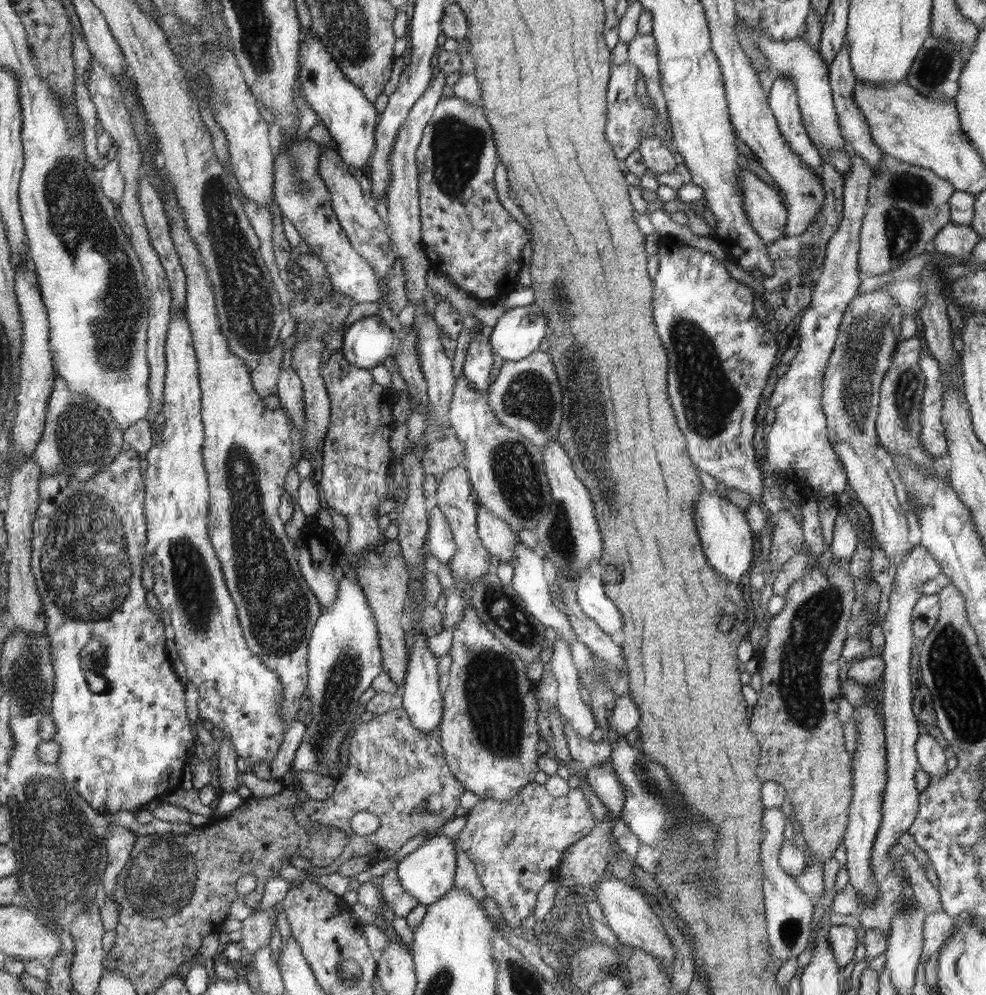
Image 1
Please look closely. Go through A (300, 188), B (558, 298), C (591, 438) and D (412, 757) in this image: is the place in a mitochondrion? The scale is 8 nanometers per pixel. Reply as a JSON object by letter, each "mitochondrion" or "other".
{"A":"mitochondrion","B":"mitochondrion","C":"mitochondrion","D":"other"}

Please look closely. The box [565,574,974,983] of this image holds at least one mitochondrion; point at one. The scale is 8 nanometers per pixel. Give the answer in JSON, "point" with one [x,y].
{"point":[814,624]}

